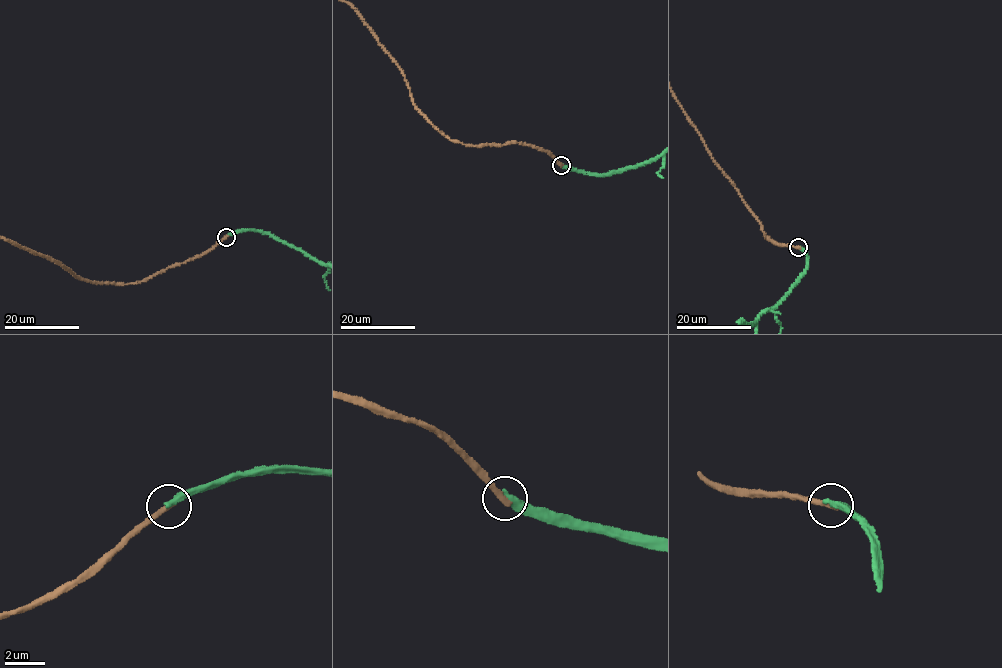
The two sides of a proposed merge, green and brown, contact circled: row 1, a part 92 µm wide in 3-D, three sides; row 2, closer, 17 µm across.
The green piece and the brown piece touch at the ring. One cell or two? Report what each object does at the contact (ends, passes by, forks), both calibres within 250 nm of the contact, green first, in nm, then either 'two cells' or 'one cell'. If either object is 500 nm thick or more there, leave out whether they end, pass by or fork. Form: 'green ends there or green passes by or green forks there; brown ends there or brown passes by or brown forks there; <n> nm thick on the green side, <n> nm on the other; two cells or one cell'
green ends there; brown ends there; 360 nm thick on the green side, 320 nm on the other; two cells

